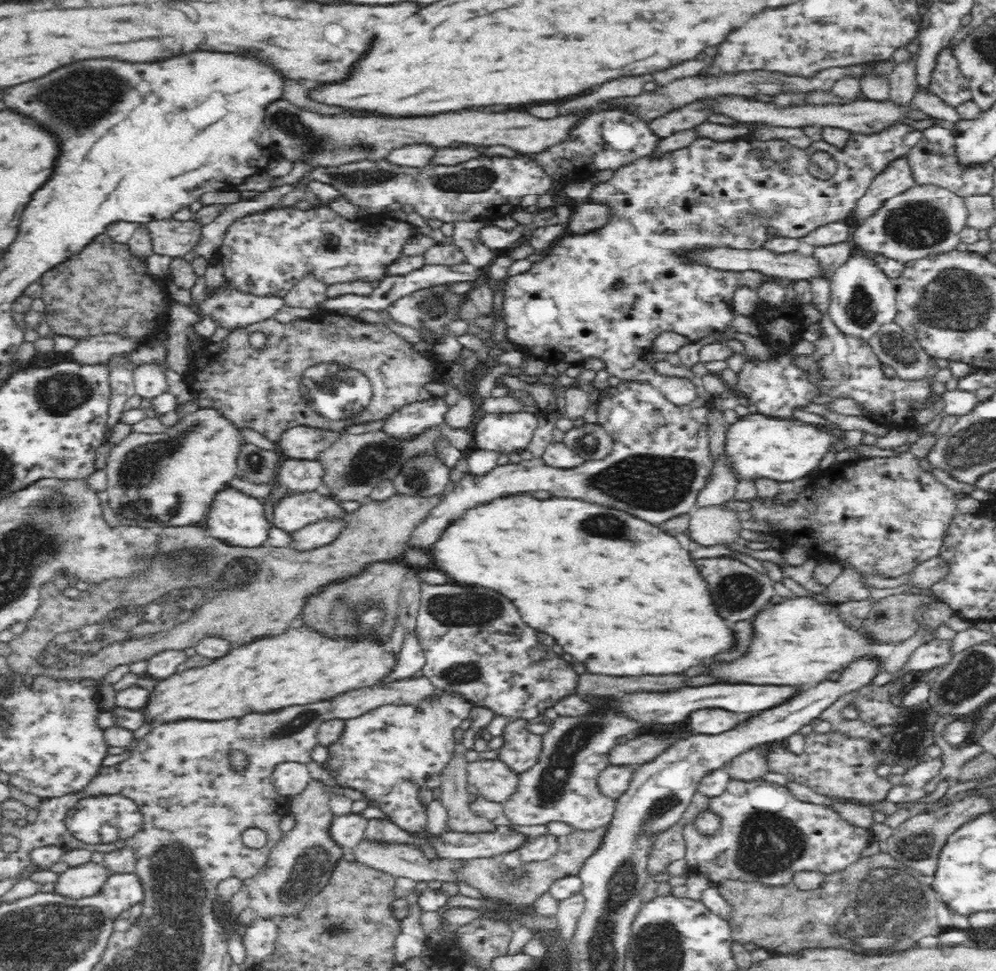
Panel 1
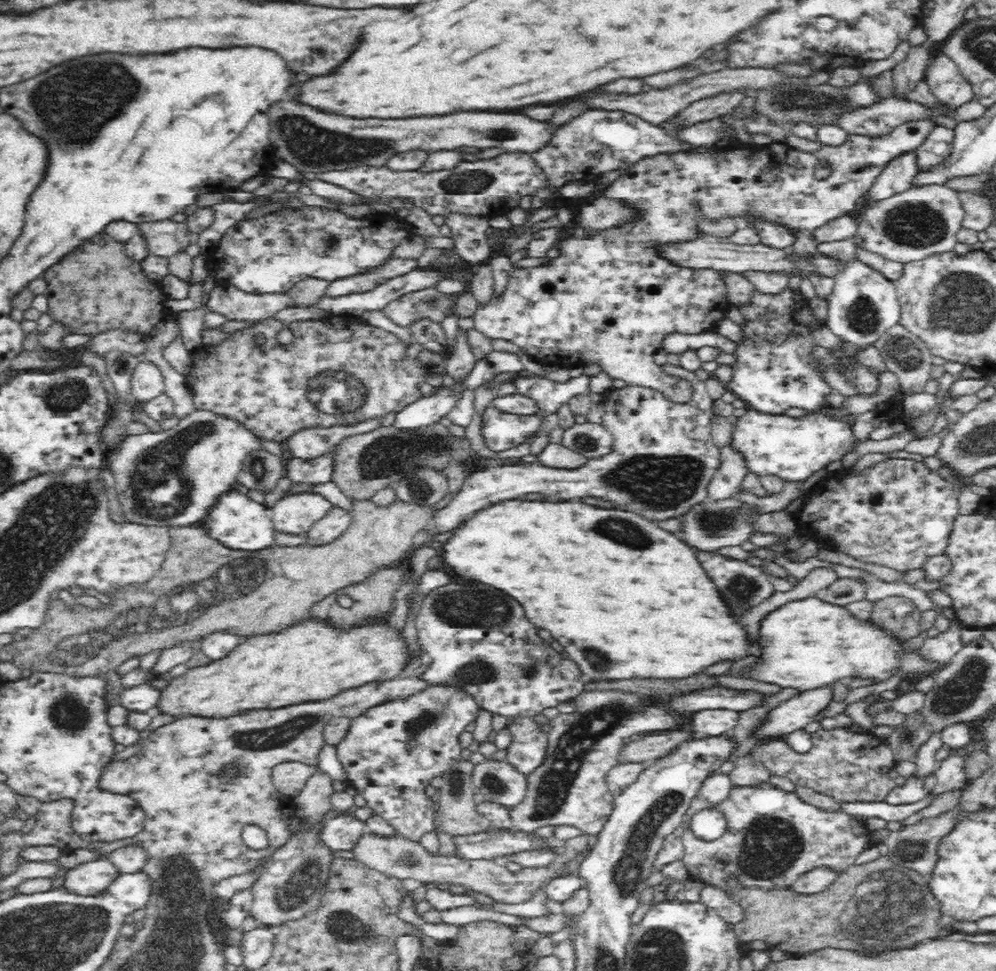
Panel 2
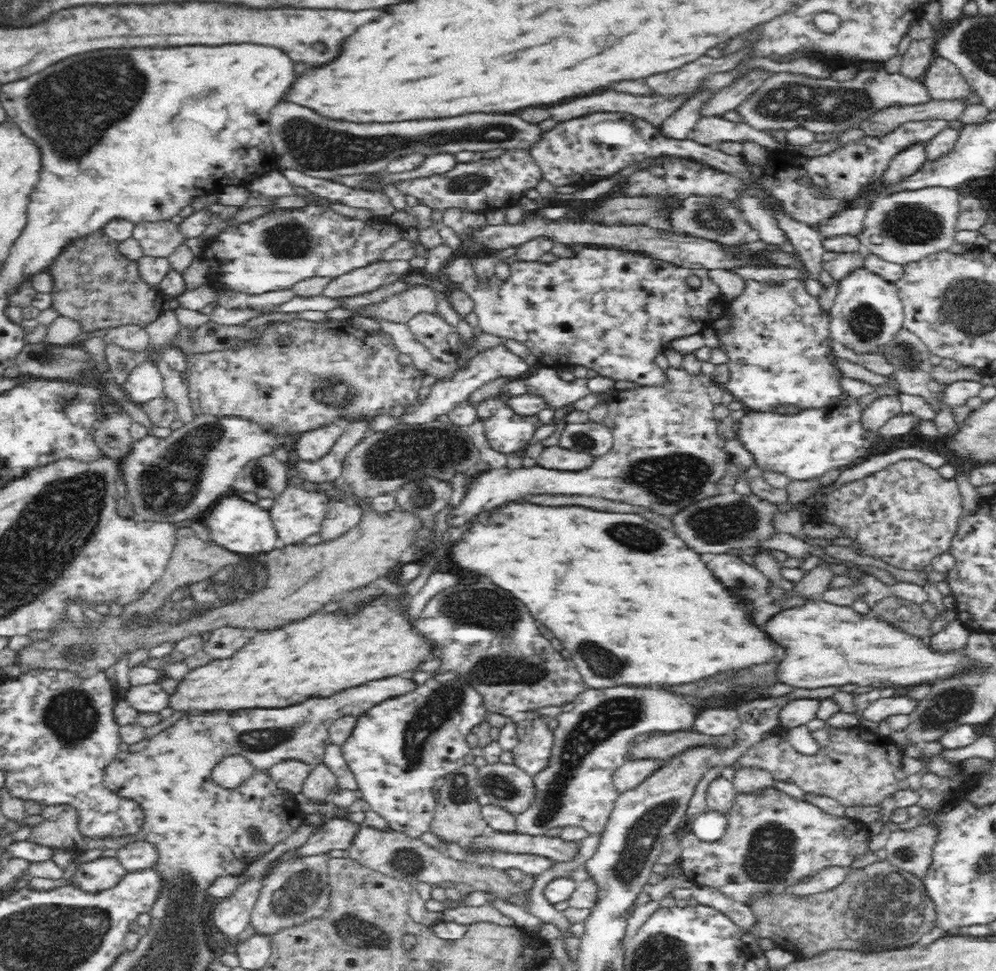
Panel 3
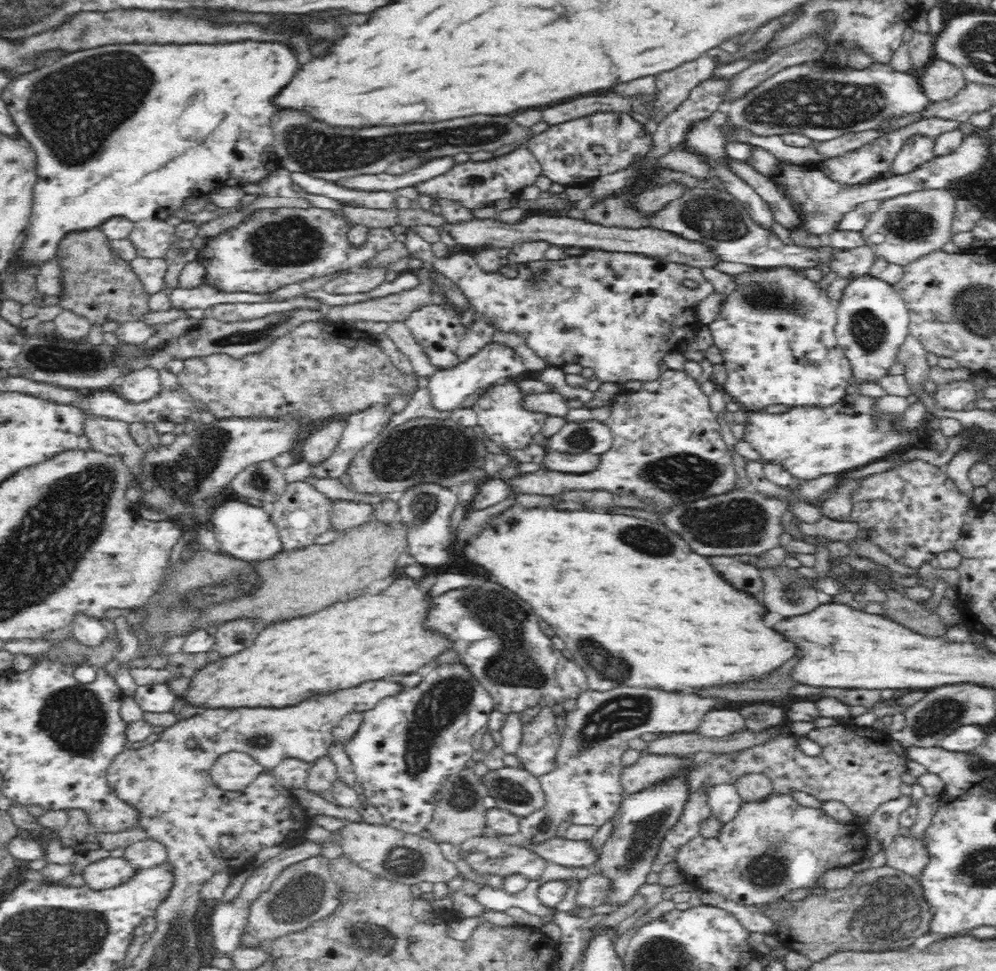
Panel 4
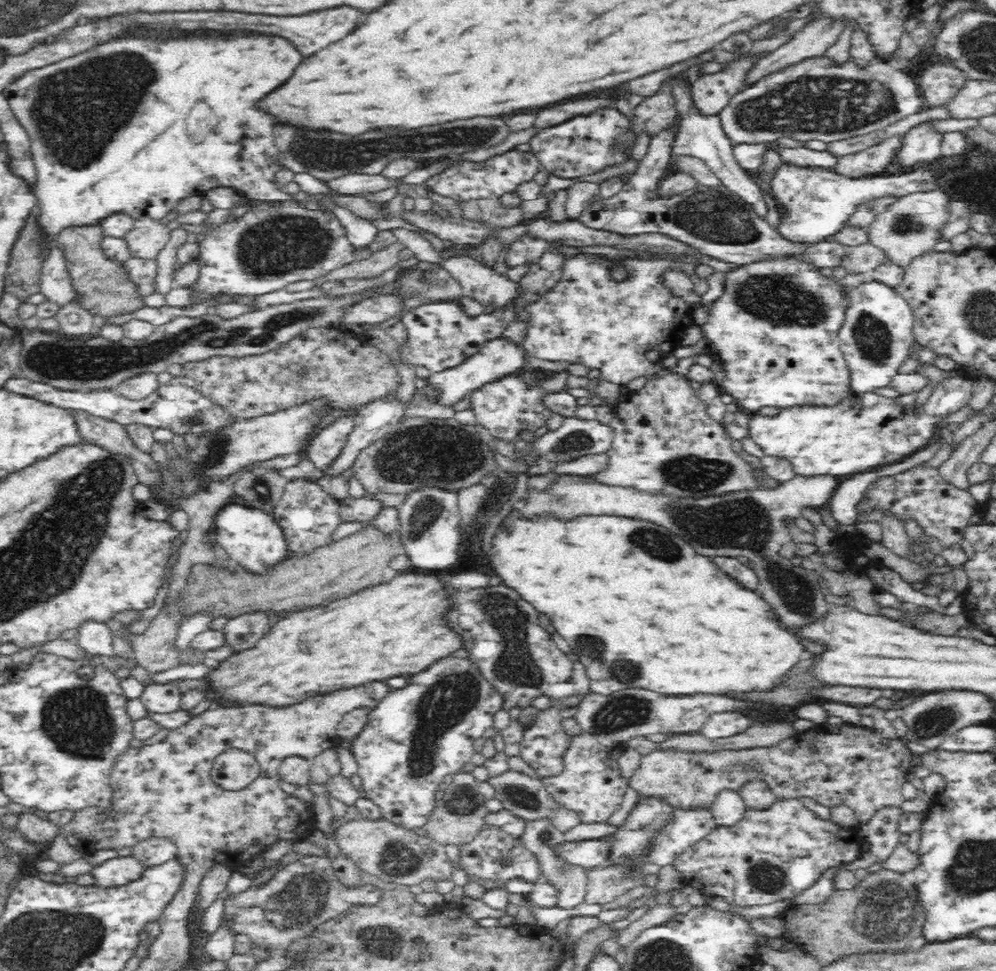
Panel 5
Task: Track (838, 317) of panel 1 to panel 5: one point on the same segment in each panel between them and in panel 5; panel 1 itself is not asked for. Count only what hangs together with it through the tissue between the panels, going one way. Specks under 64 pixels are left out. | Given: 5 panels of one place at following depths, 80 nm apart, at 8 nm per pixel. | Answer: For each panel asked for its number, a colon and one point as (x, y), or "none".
2: (864, 305)
3: (868, 312)
4: (873, 321)
5: (877, 338)

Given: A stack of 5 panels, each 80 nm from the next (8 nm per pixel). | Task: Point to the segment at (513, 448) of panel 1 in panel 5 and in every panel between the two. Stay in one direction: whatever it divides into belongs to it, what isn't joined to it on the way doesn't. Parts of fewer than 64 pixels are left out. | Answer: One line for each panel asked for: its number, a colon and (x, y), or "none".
2: (501, 431)
3: (507, 431)
4: (500, 410)
5: (516, 402)

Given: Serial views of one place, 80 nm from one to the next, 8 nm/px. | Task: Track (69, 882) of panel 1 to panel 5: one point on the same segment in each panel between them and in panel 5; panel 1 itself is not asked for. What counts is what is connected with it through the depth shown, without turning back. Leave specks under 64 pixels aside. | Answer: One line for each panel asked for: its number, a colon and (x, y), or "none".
2: (88, 878)
3: (93, 876)
4: (109, 872)
5: (118, 871)

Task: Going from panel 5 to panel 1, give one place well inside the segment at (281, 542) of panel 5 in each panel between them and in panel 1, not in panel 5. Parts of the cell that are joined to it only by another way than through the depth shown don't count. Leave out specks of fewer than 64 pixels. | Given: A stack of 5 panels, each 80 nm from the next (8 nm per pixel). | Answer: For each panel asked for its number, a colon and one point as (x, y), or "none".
1: (237, 519)
2: (239, 523)
3: (239, 526)
4: (245, 532)

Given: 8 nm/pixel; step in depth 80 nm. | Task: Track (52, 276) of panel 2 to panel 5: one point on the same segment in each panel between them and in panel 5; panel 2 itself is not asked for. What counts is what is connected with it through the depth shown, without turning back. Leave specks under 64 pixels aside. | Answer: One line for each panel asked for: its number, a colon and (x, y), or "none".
3: (95, 285)
4: (103, 288)
5: (104, 289)

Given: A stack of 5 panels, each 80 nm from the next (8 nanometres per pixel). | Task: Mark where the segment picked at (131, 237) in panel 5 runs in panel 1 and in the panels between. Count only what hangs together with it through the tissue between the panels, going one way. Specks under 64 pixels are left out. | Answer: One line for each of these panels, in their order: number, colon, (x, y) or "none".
1: (173, 238)
2: (164, 238)
3: (158, 239)
4: (150, 238)

